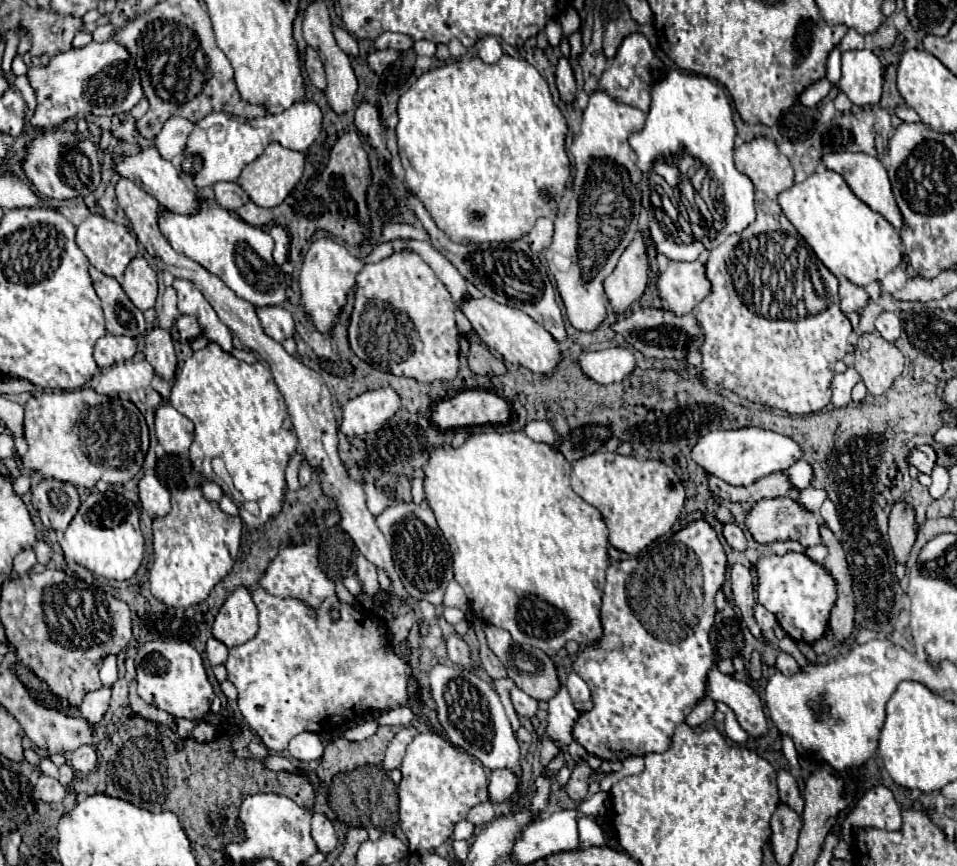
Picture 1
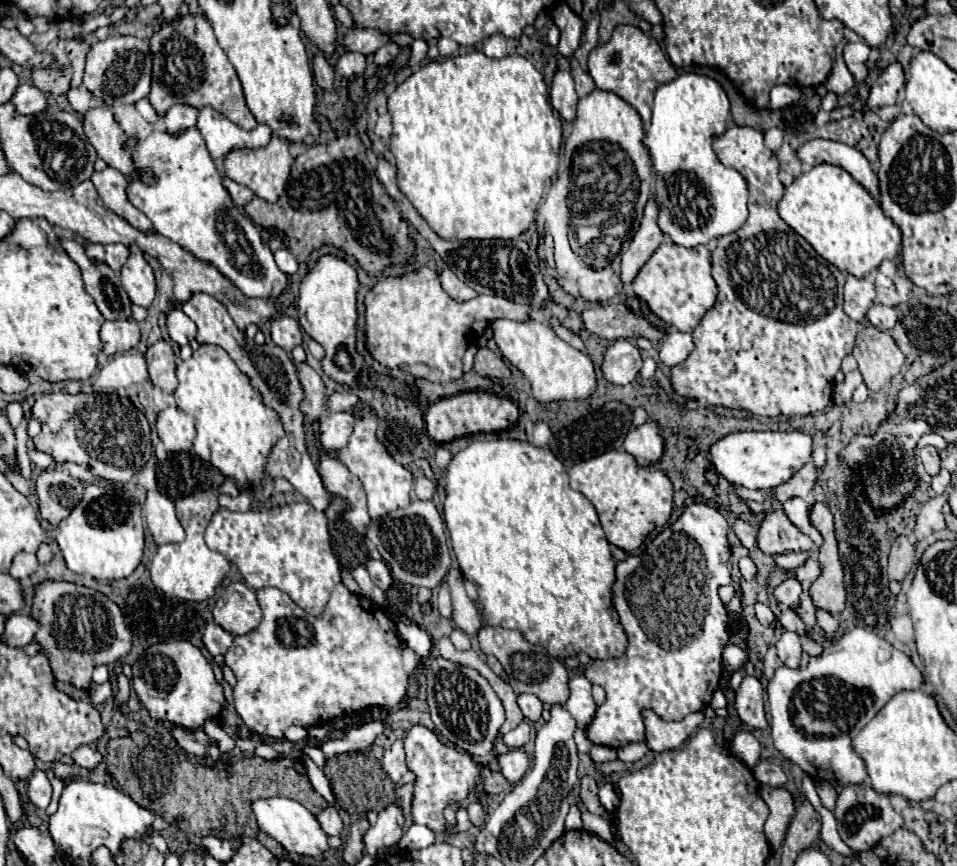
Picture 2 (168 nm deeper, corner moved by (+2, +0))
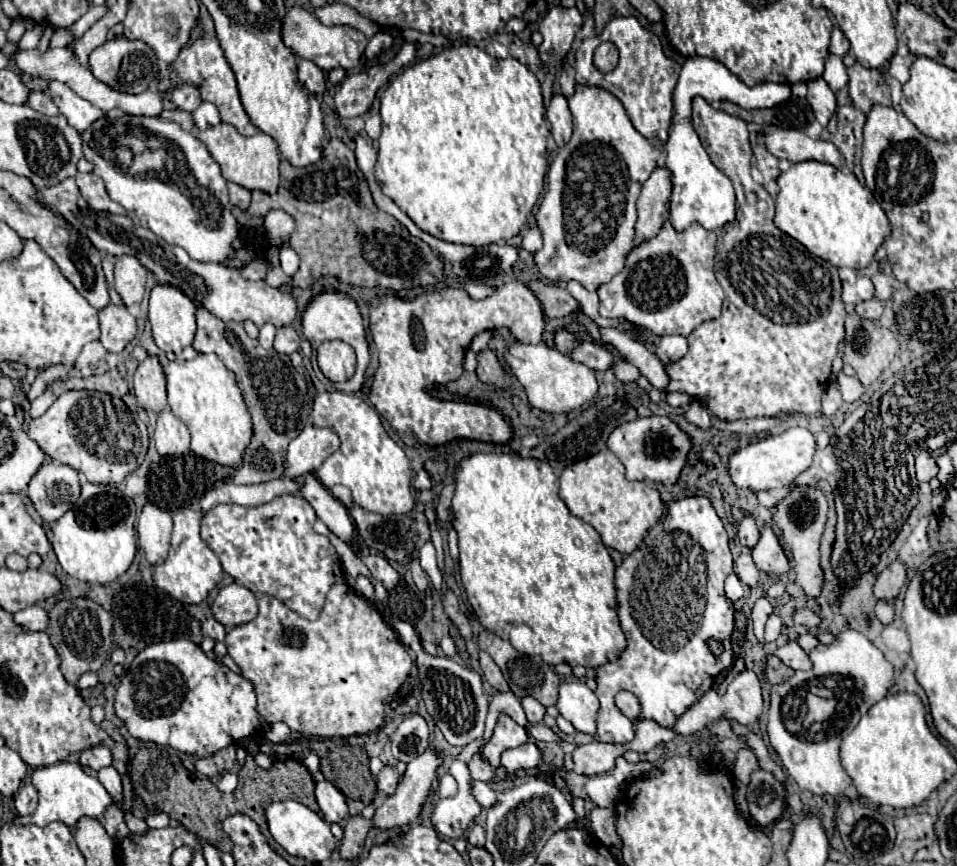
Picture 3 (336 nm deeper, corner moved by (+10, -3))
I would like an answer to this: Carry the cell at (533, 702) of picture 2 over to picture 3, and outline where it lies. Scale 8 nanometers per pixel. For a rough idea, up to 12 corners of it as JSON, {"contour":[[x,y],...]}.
{"contour":[[532,696],[520,704],[530,724],[542,722],[546,708]]}

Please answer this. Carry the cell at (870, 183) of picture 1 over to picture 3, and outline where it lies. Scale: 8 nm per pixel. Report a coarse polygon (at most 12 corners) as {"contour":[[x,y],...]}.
{"contour":[[764,128],[768,150],[790,162],[818,160],[836,168],[844,156],[832,142],[800,130]]}

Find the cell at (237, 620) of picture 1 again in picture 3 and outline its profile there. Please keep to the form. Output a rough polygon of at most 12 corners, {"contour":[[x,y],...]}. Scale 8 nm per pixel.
{"contour":[[236,584],[220,588],[212,614],[226,628],[258,614],[256,596]]}

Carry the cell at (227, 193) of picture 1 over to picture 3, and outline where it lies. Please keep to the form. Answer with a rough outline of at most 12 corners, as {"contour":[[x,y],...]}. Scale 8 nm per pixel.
{"contour":[[228,182],[230,202],[246,210],[250,204],[250,190]]}

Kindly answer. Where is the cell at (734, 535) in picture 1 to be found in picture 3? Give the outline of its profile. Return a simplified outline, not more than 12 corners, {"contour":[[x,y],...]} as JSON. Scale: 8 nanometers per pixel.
{"contour":[[744,518],[738,524],[740,544],[754,548],[758,528],[754,518]]}

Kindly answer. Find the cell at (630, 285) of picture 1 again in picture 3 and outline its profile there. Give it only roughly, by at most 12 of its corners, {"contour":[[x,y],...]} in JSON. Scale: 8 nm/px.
{"contour":[[656,168],[636,202],[634,246],[668,220],[670,172]]}

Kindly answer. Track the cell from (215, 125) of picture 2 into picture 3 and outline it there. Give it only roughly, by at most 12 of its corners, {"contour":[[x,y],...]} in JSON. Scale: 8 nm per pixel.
{"contour":[[202,102],[194,112],[194,126],[220,124],[218,108],[210,102]]}

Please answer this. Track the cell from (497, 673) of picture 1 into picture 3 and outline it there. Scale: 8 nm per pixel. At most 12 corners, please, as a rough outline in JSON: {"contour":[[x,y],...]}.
{"contour":[[484,650],[478,654],[484,680],[498,692],[510,690],[500,668]]}

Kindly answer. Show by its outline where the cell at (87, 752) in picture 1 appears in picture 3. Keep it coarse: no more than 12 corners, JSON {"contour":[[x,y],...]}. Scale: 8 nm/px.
{"contour":[[104,746],[80,752],[80,764],[92,770],[112,764]]}

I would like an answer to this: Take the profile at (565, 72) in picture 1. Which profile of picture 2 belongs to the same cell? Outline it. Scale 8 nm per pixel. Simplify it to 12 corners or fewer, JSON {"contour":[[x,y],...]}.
{"contour":[[568,71],[554,75],[550,103],[564,121],[576,119],[578,95]]}

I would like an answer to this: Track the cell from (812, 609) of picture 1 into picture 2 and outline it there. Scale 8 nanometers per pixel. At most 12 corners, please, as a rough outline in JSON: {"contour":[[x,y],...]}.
{"contour":[[788,577],[774,591],[786,607],[800,601],[802,587],[796,577]]}

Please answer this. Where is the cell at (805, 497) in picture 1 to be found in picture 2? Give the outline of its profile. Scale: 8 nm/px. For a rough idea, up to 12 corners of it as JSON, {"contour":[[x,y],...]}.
{"contour":[[794,497],[782,505],[802,533],[820,547],[820,533],[808,521],[810,501]]}

